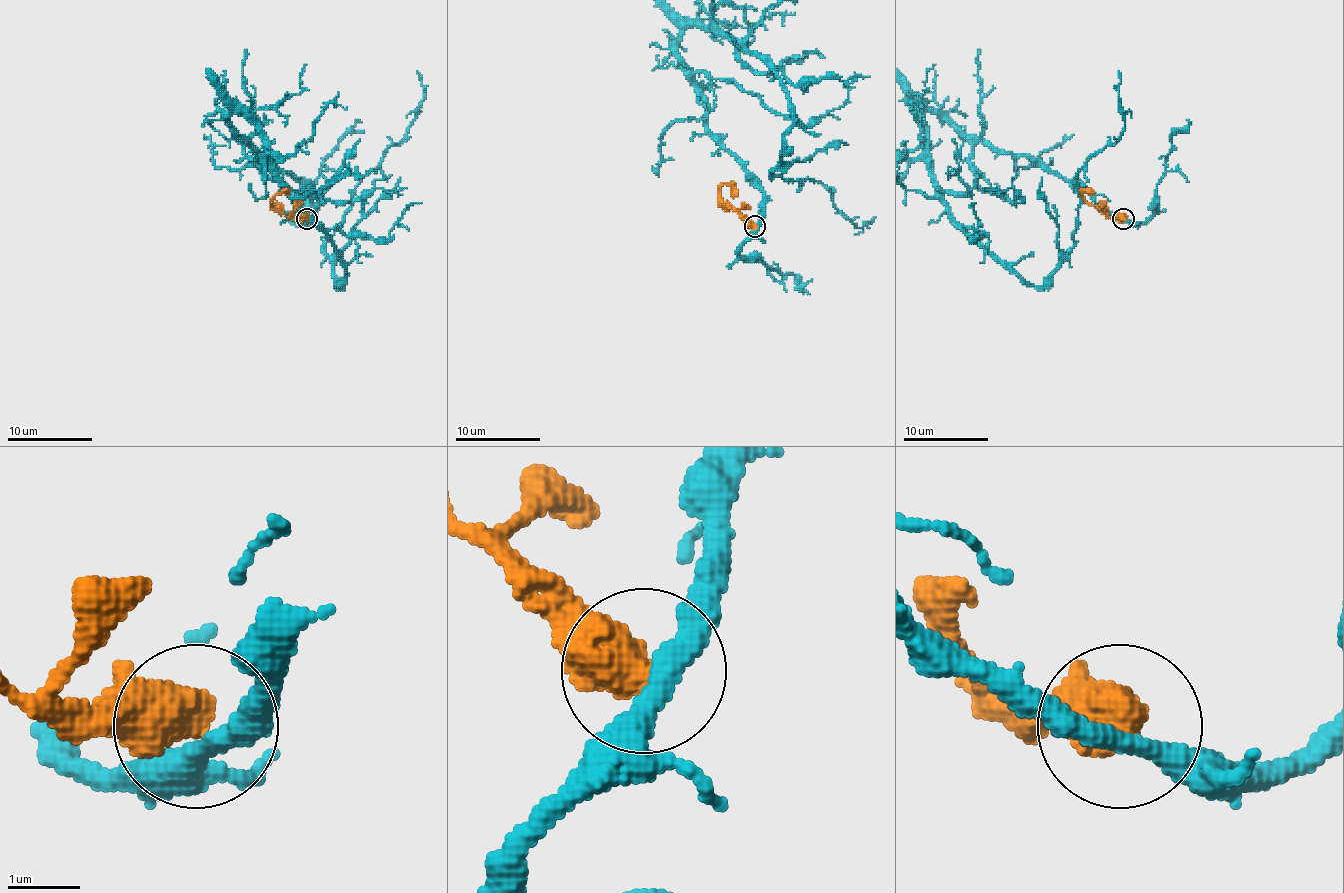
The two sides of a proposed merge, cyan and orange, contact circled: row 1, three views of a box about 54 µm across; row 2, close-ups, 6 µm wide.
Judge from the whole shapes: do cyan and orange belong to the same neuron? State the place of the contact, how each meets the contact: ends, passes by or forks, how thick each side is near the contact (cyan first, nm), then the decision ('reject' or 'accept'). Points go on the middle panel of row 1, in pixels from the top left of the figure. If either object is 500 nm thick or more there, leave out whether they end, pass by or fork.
(755, 226) | 320/650 nm | reject

